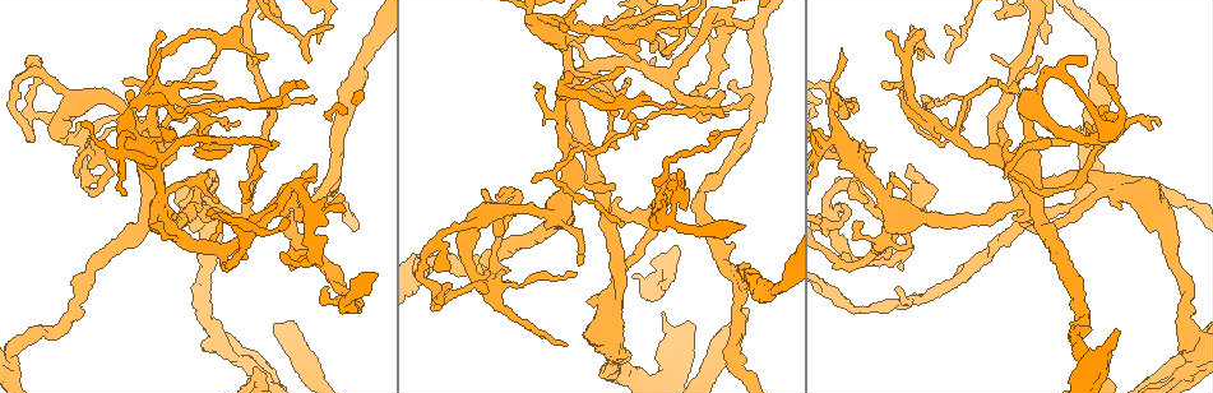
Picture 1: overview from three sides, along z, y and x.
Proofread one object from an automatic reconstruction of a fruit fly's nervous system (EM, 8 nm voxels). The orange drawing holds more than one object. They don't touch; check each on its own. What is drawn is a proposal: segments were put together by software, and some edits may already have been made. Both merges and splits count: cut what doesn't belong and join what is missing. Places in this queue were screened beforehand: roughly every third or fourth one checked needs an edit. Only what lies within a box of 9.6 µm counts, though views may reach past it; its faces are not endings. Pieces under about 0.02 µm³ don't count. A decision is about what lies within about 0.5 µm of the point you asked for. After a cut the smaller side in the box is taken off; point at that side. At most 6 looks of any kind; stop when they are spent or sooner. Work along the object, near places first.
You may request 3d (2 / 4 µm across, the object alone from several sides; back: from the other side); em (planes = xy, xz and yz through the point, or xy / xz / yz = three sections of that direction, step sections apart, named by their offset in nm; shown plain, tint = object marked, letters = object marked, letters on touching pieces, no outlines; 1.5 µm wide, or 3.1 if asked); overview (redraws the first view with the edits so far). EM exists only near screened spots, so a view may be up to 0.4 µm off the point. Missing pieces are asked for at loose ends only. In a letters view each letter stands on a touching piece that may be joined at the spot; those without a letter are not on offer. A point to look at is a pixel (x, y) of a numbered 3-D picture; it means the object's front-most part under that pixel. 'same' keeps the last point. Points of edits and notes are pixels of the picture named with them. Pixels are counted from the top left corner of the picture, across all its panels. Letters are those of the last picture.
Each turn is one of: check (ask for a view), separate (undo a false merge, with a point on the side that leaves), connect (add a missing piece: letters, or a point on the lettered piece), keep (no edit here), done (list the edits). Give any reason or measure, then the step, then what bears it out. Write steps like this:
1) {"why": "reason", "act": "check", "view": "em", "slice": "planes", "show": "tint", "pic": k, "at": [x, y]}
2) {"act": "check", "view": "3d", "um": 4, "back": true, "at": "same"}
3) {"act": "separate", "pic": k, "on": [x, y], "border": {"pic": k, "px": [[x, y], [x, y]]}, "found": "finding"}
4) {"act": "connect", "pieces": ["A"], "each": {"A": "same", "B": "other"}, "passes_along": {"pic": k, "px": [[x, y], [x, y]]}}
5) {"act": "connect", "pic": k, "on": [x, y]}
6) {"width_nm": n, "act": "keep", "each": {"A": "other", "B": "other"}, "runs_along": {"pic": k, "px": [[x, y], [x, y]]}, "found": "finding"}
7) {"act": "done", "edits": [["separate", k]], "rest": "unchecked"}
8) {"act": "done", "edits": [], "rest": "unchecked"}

{"act": "check", "view": "em", "slice": "yz", "step": 4, "show": "tint", "pic": 1, "at": [304, 359]}

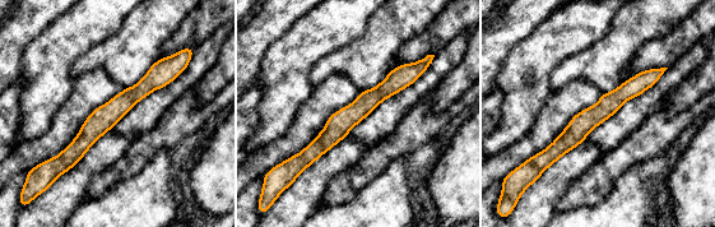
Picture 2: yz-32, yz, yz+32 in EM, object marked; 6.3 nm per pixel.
{"act": "check", "view": "em", "slice": "yz", "step": 4, "show": "letters", "at": "same"}

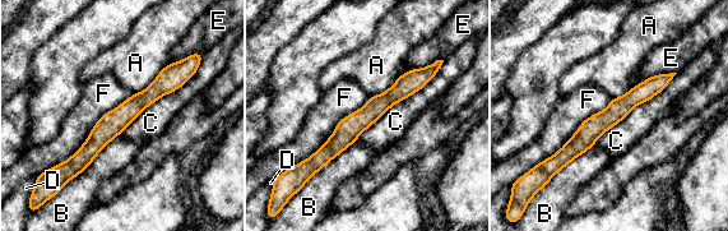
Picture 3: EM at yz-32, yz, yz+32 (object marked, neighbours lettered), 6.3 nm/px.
{"act": "keep", "each": {"A": "other", "B": "other", "C": "other", "D": "other", "E": "other", "F": "other"}, "border": {"pic": 3, "px": [[677, 73], [590, 147]]}, "found": "one neuron here"}

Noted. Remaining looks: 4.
{"why": "three-way junction", "act": "check", "view": "em", "slice": "planes", "show": "letters", "pic": 1, "at": [958, 140]}

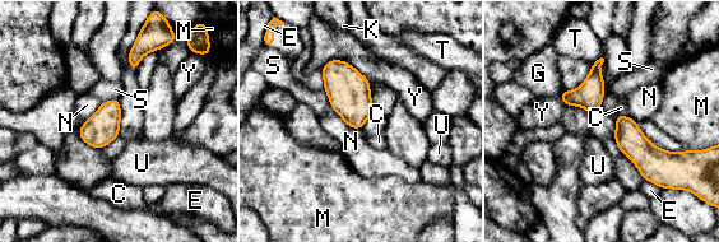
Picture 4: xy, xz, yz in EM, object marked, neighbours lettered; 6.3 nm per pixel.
{"act": "keep", "each": {"C": "other", "E": "other", "G": "other", "K": "other", "M": "other", "N": "other", "S": "other", "T": "other", "U": "other", "Y": "other"}, "border": {"pic": 4, "px": [[102, 102], [82, 125]]}, "found": "continuous, no second neuron"}

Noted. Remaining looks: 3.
{"why": "arms part here", "act": "check", "view": "em", "slice": "planes", "show": "tint", "pic": 1, "at": [204, 141]}

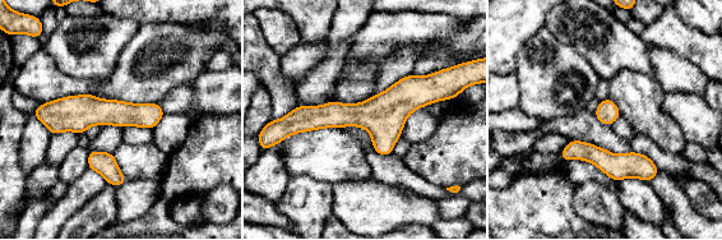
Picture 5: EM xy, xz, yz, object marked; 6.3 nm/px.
{"act": "check", "view": "em", "slice": "planes", "show": "letters", "at": "same"}

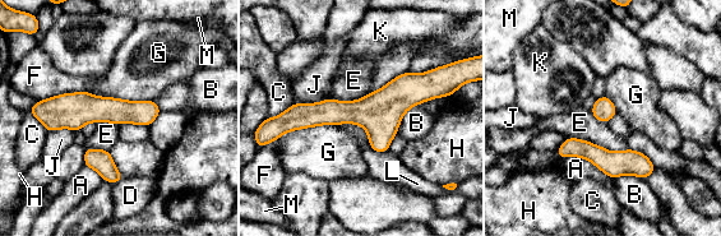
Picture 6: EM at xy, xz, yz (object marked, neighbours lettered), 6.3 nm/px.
{"longest_contact_nm": ["G", 440], "act": "keep", "each": {"A": "other", "B": "other", "C": "other", "D": "other", "E": "other", "F": "other", "G": "other", "H": "other", "J": "other", "K": "other", "L": "other", "M": "other"}, "runs_along": {"pic": 6, "px": [[438, 92], [289, 121]]}, "found": "one neuron here"}

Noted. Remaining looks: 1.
{"act": "done", "edits": [], "rest": "unchecked"}

